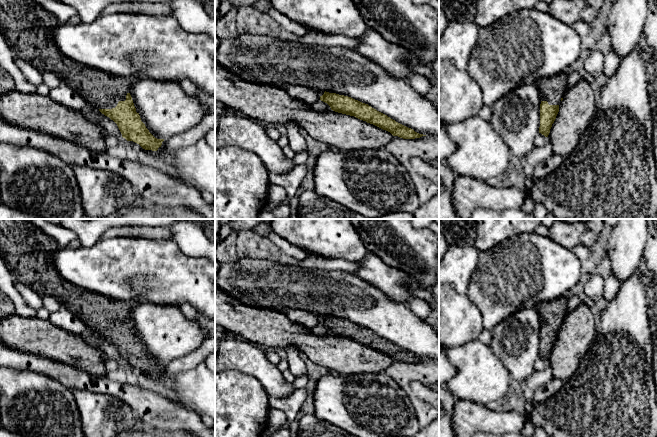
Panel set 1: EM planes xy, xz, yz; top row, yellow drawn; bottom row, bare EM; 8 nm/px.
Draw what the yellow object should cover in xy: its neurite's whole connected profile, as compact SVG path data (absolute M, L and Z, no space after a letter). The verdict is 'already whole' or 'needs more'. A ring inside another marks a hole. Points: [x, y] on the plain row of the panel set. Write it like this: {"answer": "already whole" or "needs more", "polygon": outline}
{"answer": "needs more", "polygon": "M0 219L0 255L5 265L18 281L40 296L54 297L62 306L79 317L90 330L113 344L122 361L139 368L145 374L157 375L164 363L155 362L136 336L131 311L136 302L123 302L92 292L64 280L54 266L58 243L28 219Z"}

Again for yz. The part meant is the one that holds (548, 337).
{"answer": "needs more", "polygon": "M559 297L539 302L536 306L541 322L539 357L545 361L548 361L559 336L559 328L567 314L567 302L568 297Z"}

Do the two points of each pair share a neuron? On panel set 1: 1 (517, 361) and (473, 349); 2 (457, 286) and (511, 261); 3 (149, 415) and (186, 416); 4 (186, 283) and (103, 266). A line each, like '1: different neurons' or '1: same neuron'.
1: different neurons
2: different neurons
3: same neuron
4: same neuron

